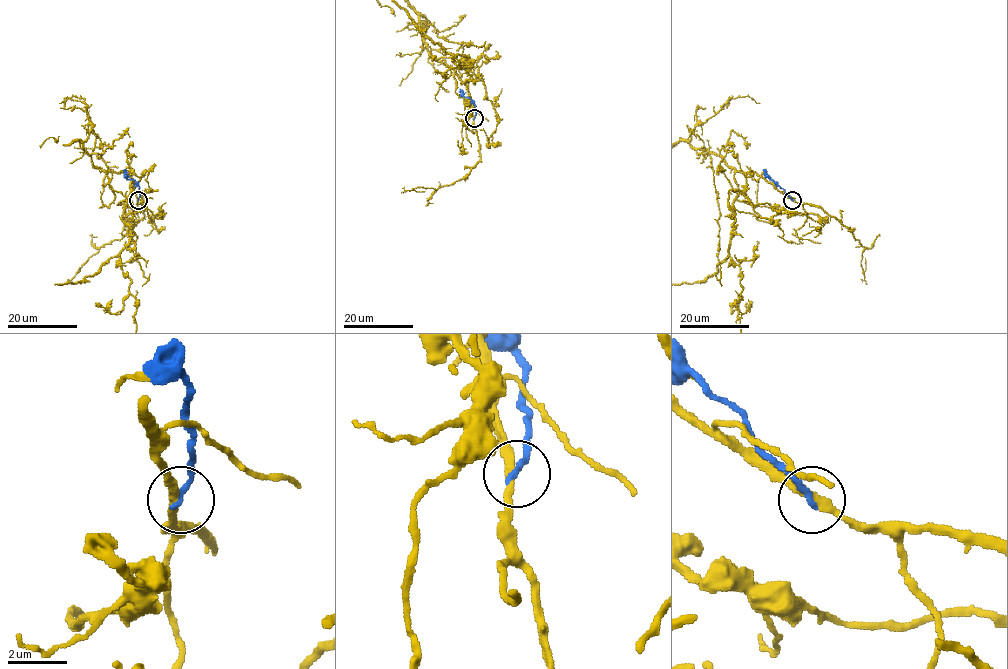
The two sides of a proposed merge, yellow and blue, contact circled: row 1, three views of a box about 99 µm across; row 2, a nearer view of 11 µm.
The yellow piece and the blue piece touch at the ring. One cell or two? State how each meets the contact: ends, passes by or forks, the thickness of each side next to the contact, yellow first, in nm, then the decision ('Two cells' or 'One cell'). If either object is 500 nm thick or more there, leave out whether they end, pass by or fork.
At the ring yellow passes by. At the ring blue ends. Thickness 280 nm (yellow) against 200 nm. Two cells

